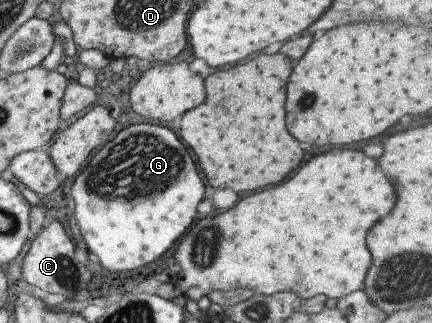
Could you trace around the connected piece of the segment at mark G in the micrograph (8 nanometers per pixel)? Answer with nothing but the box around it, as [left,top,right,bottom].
[71,124,205,272]

